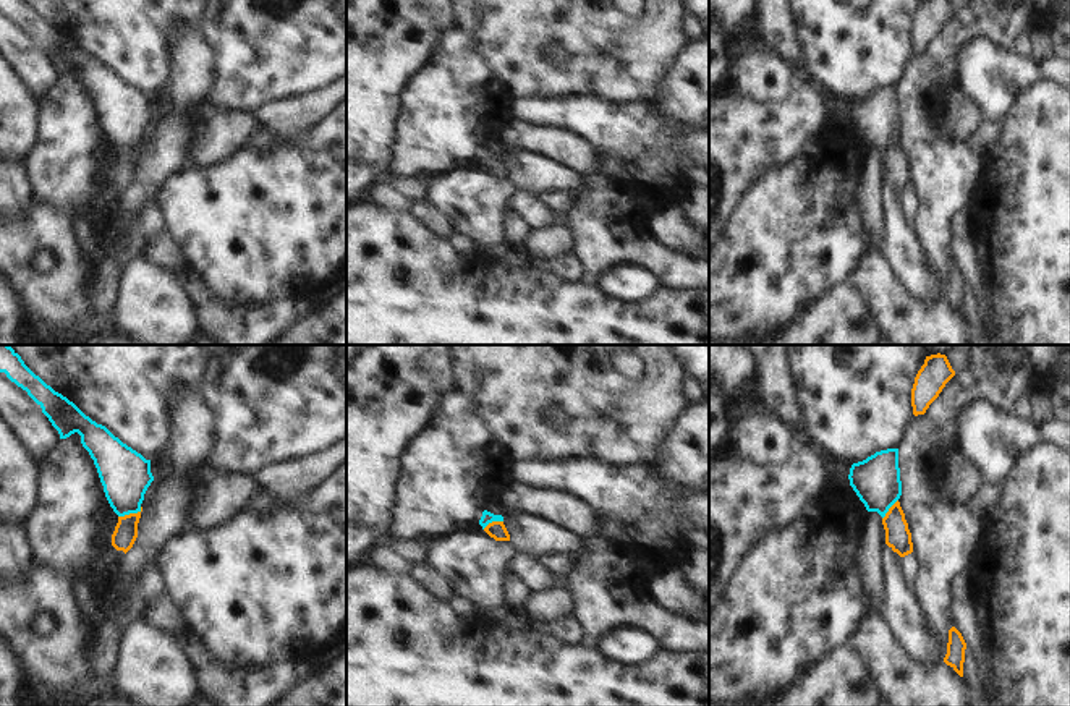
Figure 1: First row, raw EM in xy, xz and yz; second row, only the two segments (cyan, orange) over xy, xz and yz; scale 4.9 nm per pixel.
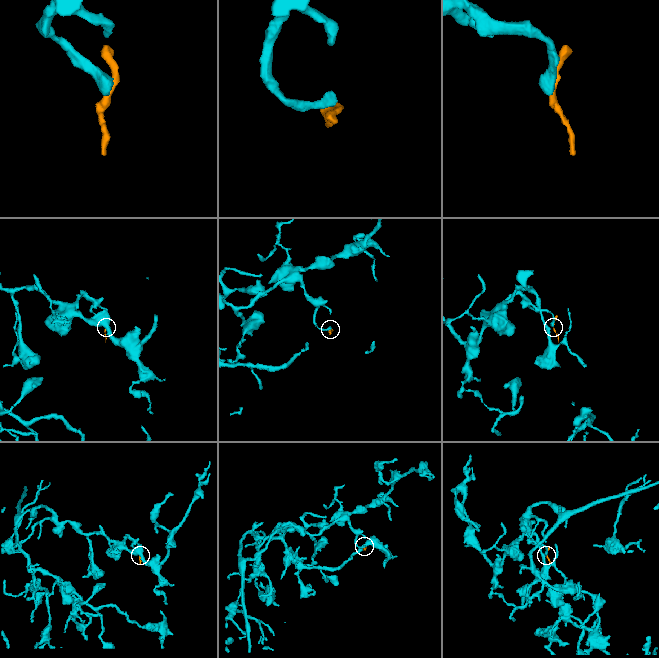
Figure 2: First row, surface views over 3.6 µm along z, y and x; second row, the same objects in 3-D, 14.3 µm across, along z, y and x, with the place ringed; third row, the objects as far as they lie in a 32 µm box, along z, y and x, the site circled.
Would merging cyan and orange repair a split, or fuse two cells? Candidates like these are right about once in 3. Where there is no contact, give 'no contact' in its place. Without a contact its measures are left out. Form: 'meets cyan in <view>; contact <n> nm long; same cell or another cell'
meets cyan in xy; contact 130 nm long; another cell

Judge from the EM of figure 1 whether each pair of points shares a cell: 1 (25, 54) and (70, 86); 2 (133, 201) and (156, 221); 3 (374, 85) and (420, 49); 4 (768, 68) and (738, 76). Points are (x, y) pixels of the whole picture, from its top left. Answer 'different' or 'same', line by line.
1: different
2: different
3: same
4: same

